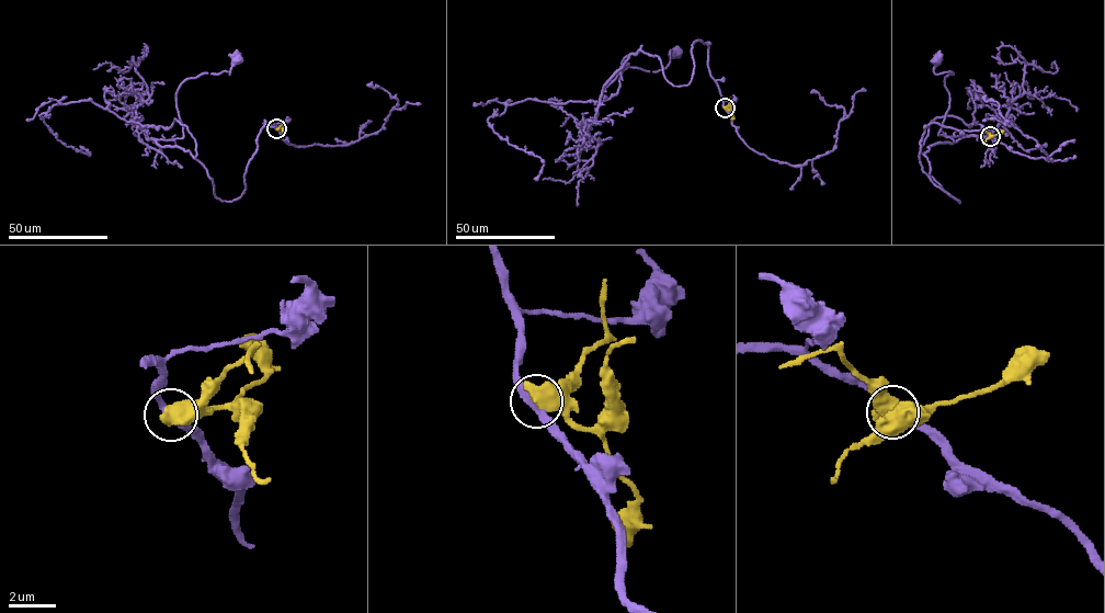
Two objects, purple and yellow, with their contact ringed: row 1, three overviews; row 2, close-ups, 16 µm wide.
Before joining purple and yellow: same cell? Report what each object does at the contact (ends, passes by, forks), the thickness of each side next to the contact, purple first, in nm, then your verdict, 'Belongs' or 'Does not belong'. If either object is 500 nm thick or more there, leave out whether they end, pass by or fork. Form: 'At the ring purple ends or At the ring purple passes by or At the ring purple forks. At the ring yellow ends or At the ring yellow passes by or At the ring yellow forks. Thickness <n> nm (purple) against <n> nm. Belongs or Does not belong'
Thickness 320 nm (purple) against 800 nm. Does not belong

